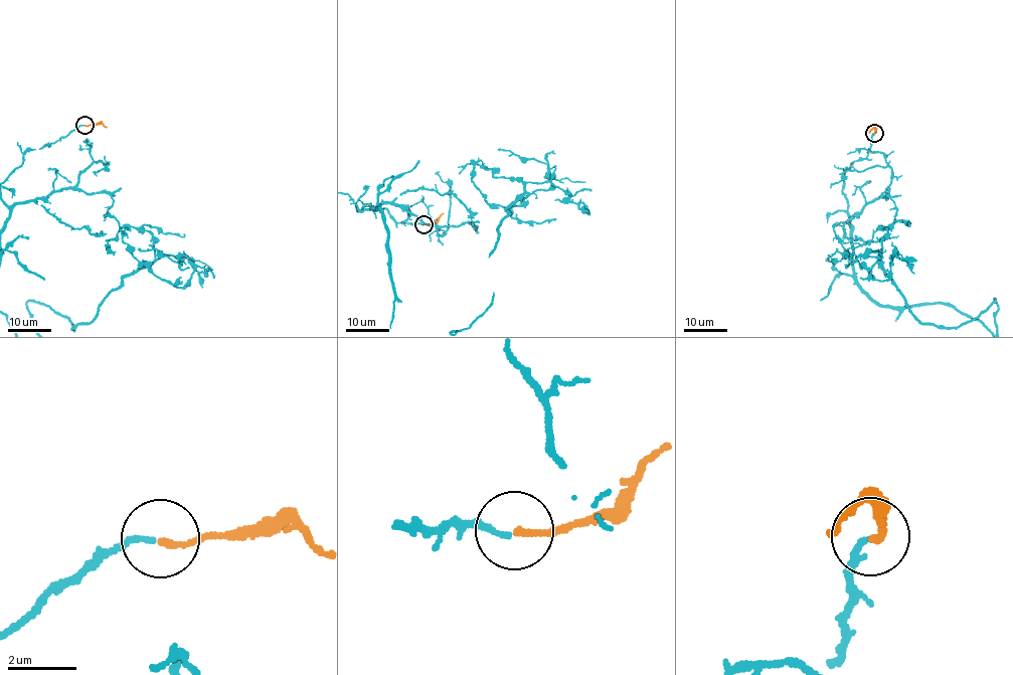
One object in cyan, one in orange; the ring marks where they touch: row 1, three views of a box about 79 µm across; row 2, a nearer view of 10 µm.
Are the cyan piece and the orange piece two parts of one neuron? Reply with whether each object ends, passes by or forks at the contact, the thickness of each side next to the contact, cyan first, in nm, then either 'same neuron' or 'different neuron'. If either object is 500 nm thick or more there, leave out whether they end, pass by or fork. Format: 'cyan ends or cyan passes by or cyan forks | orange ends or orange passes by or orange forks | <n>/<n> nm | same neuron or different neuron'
cyan ends | orange ends | 150/190 nm | same neuron

